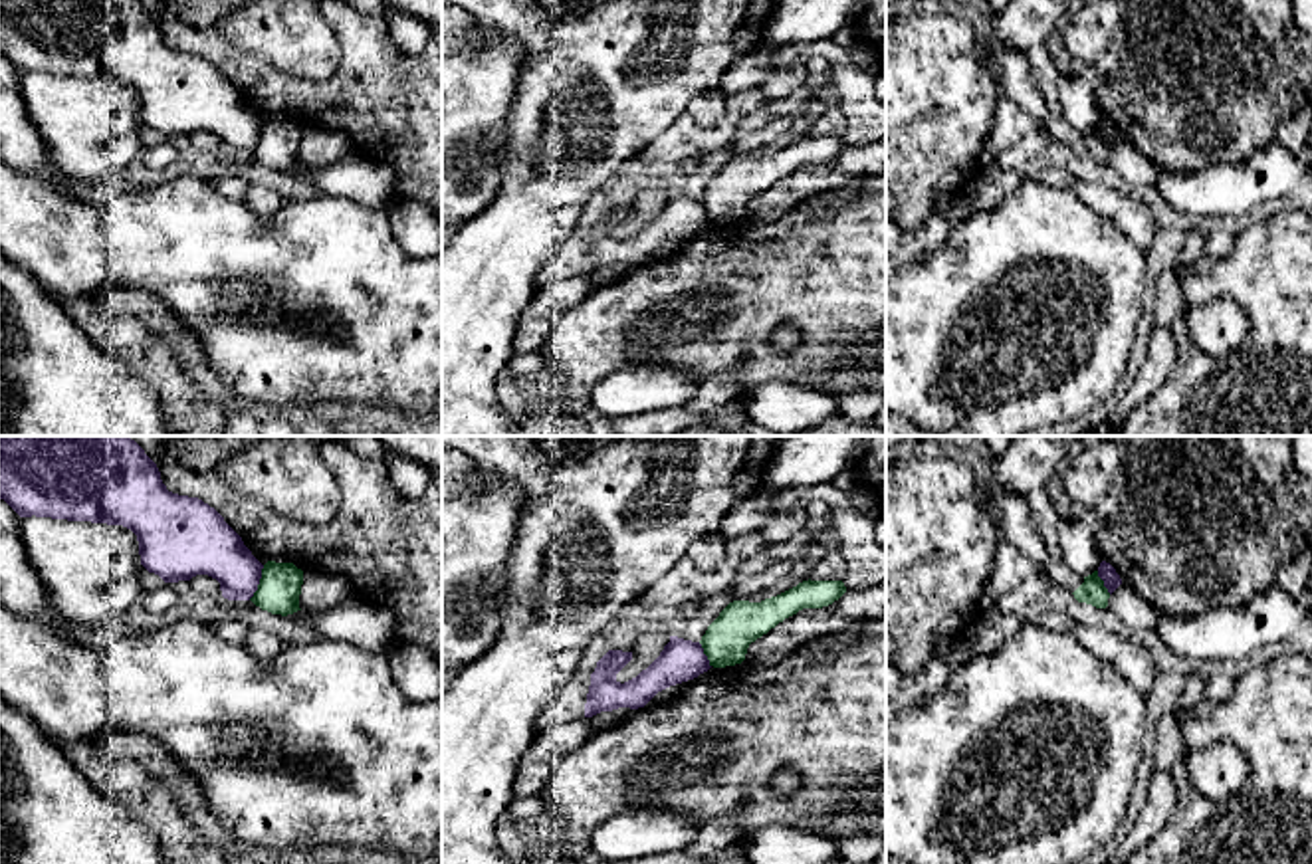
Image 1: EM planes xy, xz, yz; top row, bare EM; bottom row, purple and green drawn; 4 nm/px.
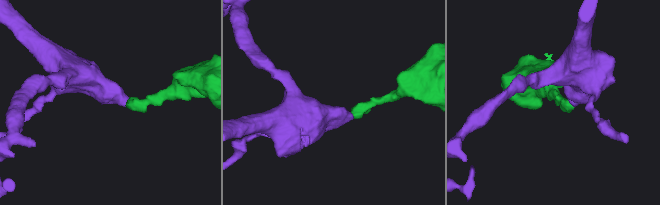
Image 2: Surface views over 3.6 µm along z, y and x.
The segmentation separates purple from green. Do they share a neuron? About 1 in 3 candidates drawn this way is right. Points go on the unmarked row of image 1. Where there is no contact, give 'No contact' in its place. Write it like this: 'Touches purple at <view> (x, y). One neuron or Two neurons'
Touches purple at xy (258, 139). Two neurons

